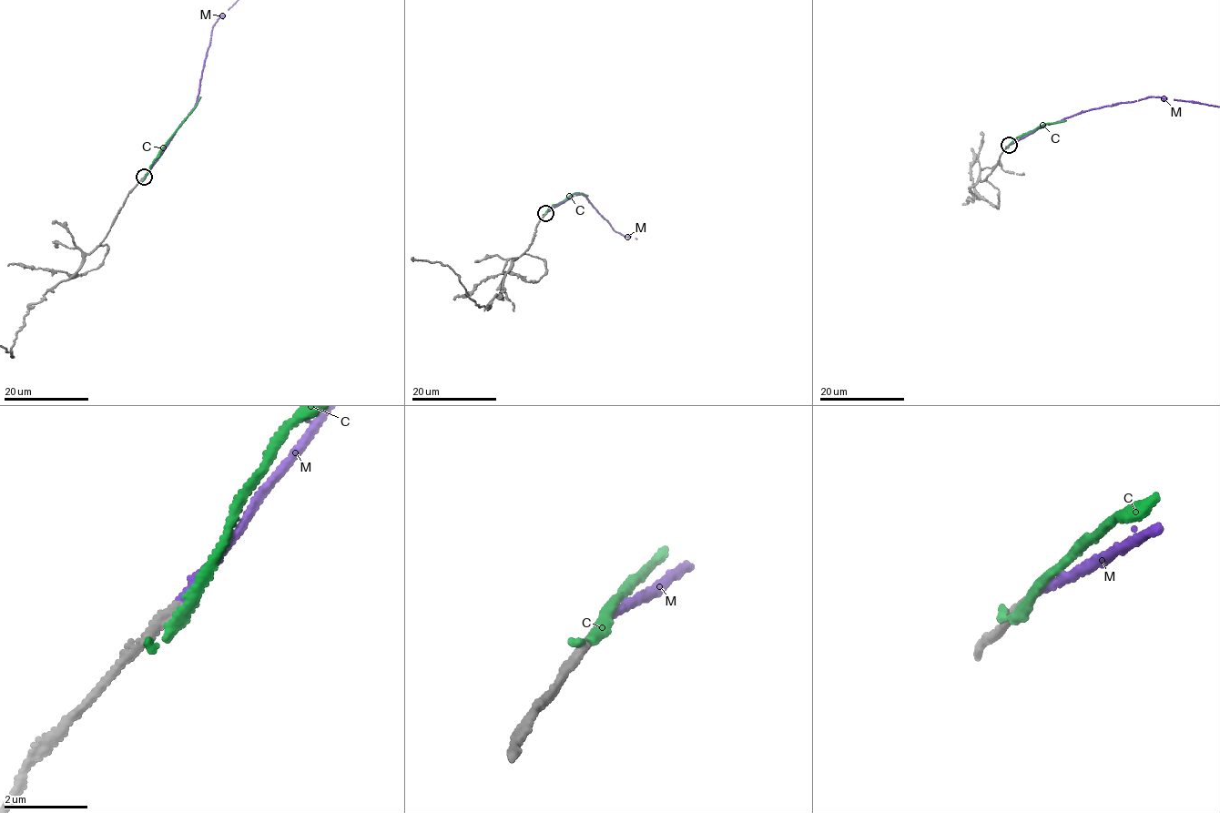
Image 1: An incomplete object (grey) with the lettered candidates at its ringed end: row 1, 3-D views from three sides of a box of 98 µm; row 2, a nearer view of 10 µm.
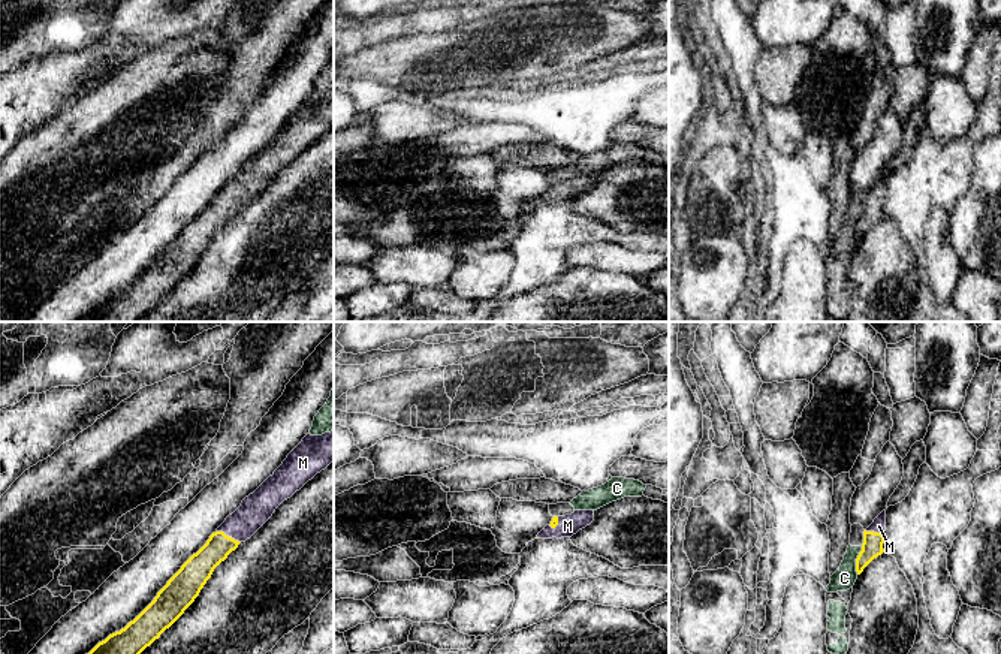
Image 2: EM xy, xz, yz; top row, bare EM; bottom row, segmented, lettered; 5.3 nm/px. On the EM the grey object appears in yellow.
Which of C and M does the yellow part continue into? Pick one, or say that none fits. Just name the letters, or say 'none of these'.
M

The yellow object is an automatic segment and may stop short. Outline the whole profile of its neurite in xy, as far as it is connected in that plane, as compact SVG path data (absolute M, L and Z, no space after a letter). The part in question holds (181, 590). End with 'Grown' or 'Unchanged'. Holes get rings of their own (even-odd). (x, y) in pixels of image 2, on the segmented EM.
M334 431L322 436L307 434L302 441L287 455L283 464L269 476L253 494L245 497L241 506L226 518L226 521L209 536L206 543L193 554L181 569L168 581L168 584L157 593L154 600L124 629L109 635L105 641L99 642L88 654L141 654L150 647L160 635L169 629L184 611L195 602L200 590L211 578L214 569L227 558L227 555L238 548L241 542L250 539L275 512L275 509L296 491L299 491L317 473L325 470L334 461Z. Grown

